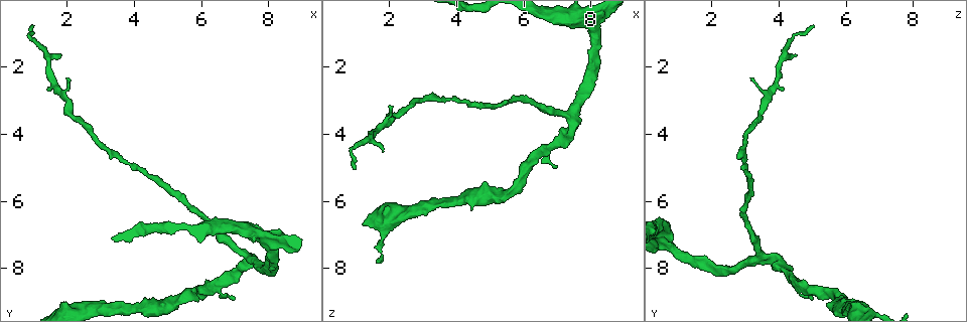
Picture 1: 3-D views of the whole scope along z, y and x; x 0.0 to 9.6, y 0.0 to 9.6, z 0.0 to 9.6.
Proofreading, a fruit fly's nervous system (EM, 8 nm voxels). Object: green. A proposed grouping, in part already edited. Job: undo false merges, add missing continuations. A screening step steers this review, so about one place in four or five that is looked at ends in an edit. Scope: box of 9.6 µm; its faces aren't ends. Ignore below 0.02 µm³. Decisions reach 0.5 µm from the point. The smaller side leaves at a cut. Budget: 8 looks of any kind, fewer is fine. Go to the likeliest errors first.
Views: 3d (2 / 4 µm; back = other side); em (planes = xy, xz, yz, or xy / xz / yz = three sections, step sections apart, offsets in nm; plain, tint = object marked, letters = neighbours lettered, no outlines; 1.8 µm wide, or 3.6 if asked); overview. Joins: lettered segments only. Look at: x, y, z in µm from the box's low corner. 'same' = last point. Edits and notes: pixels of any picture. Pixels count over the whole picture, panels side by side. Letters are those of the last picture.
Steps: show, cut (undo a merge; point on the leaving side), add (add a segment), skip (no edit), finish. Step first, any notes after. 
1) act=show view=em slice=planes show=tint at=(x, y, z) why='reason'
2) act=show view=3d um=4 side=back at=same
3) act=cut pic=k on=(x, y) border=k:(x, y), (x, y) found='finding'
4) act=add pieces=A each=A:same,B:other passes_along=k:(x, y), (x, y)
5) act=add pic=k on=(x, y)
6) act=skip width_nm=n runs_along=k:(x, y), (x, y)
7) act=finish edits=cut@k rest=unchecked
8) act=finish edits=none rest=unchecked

act=show view=3d um=4 at=(1.00, 0.75, 5.05) why='free end'

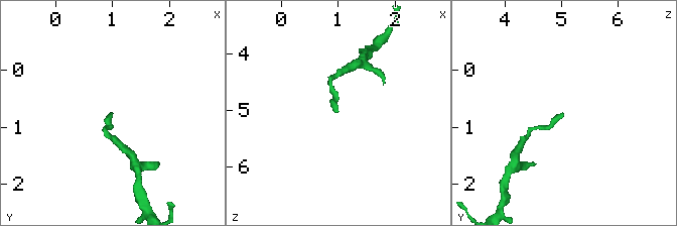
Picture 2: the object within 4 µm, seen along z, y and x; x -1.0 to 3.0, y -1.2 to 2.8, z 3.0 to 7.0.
act=show view=em slice=xz step=4 show=plain at=(1.00, 0.75, 5.10) why='now the EM'

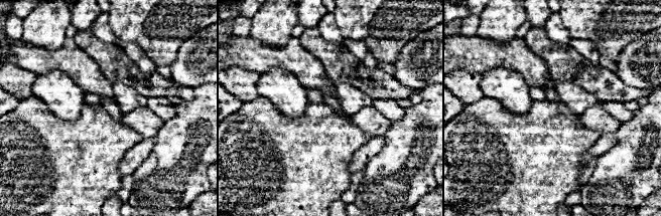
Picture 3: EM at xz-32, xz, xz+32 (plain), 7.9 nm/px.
act=show view=em slice=xz step=4 show=letters at=same why='see the neighbours'

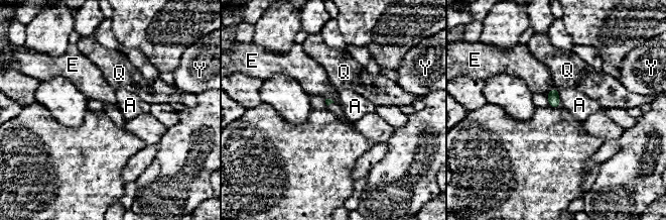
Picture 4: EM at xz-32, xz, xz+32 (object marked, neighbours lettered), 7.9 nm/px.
act=skip each=A:other,E:other,Q:other,Y:other found='no lettered segment goes on from it'

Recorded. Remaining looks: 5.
act=show view=3d um=4 at=(8.00, 7.30, 0.65) why='four or more arms meet'

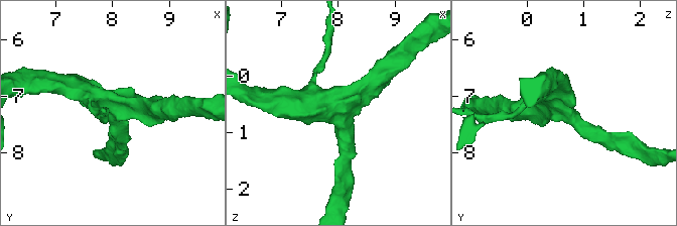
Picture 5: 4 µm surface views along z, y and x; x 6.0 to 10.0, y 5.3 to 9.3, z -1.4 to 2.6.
act=show view=em slice=planes show=letters at=(8.05, 7.25, 0.70)

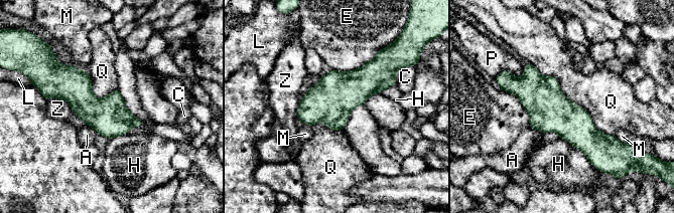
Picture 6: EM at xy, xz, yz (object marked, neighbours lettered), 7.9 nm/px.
act=skip each=A:other,C:other,E:other,H:other,L:other,M:other,P:other,Q:other,Z:other runs_along=6:(506, 87), (614, 140) found='continuous, no second cell'

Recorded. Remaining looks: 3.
act=show view=em slice=xy step=16 show=tint at=(7.45, 7.60, 3.50) why='three arms meet'

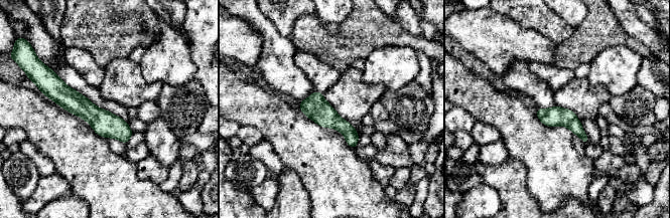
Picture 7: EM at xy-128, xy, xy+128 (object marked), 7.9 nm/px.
act=show view=em slice=planes show=letters at=same why='another direction'

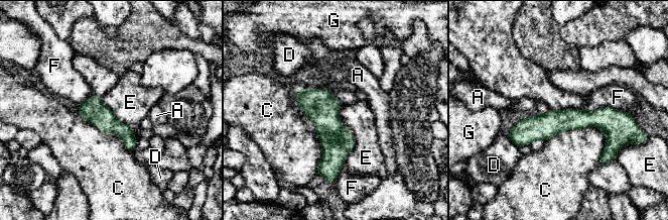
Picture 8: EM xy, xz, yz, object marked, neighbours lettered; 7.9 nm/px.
act=skip longest_contact=C:500nm each=A:other,C:other,D:other,E:other,F:other,G:other runs_along=8:(622, 118), (565, 119), (511, 134) found='all the same cell'

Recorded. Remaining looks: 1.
act=finish edits=none rest=unchecked

